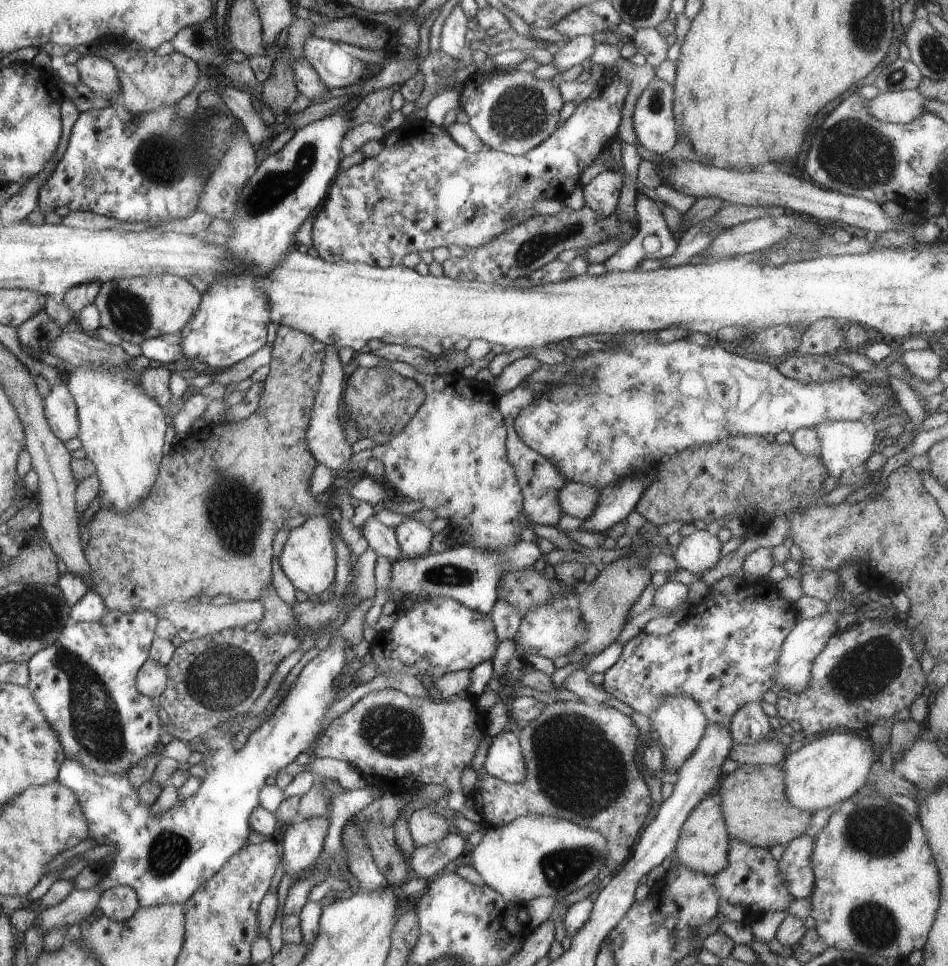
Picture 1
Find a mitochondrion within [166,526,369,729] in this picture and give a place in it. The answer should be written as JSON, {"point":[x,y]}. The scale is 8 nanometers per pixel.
{"point":[225,677]}

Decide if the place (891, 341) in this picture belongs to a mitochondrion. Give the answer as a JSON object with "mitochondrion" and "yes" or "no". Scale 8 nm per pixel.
{"mitochondrion":"no"}

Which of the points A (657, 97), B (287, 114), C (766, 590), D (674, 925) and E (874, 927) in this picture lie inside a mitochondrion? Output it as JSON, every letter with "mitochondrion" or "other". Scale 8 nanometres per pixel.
{"A":"mitochondrion","B":"other","C":"other","D":"other","E":"mitochondrion"}

